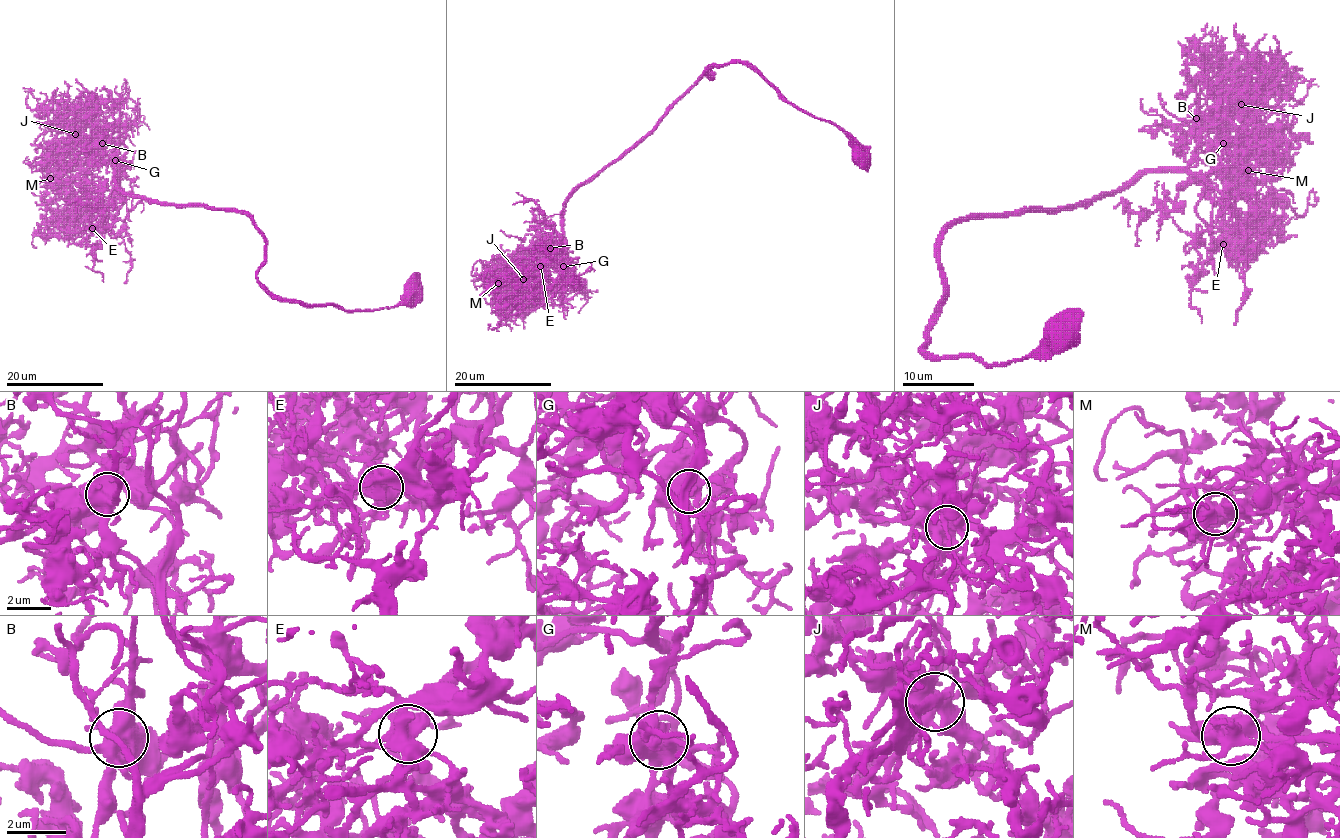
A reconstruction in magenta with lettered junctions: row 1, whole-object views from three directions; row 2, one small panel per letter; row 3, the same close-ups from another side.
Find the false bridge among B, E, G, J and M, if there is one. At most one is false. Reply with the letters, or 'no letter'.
B

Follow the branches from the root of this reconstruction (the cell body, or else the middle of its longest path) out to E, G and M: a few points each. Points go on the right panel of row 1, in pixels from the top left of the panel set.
E: (1062, 332), (1008, 364), (927, 353), (940, 237), (1185, 170), (1205, 181), (1196, 215), (1223, 244)
G: (1062, 332), (1008, 364), (927, 353), (943, 294), (940, 237), (968, 219), (1071, 210), (1223, 143)
M: (1062, 332), (1008, 364), (927, 353), (940, 237), (1071, 210), (1148, 172), (1210, 188), (1212, 172), (1248, 170)

